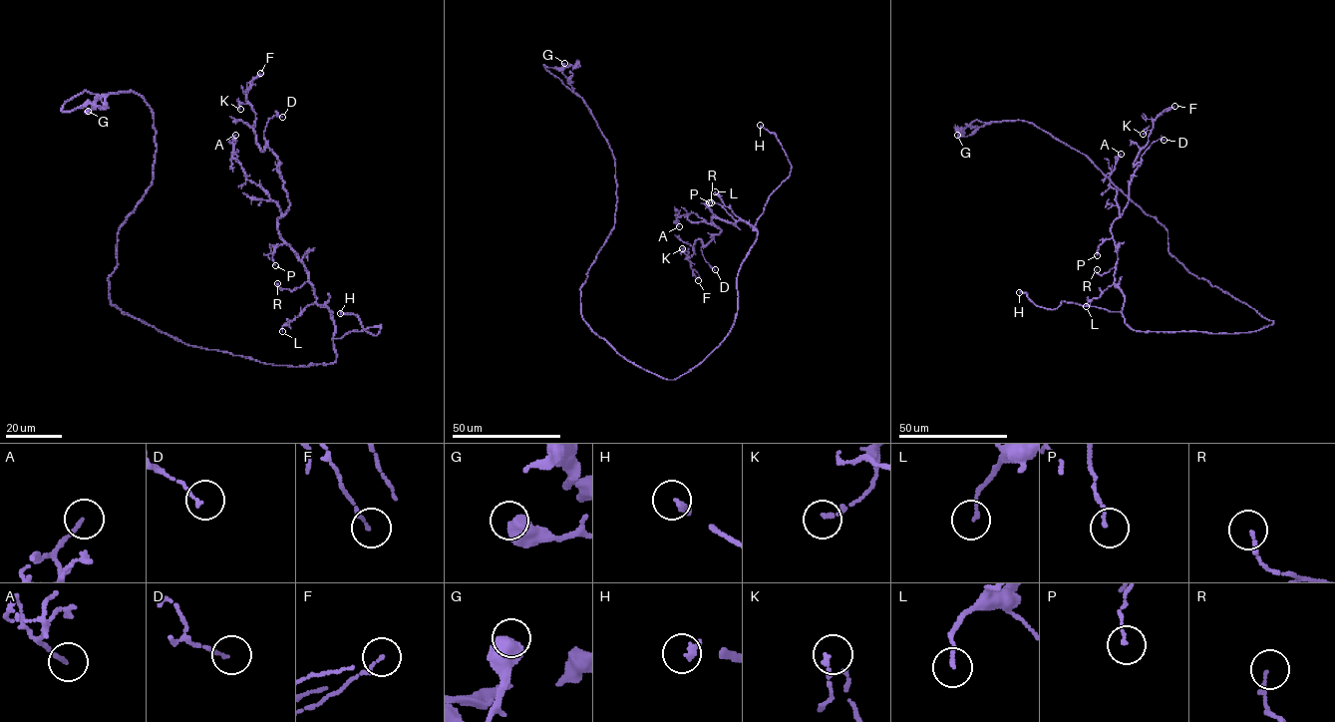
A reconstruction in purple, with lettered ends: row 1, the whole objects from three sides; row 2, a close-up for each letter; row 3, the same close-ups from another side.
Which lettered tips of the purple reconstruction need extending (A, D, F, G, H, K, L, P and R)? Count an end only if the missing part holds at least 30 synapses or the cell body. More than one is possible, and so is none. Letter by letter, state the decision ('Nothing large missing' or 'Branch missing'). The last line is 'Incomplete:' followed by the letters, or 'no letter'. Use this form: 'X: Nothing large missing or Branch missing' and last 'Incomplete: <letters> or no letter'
A: Nothing large missing
D: Nothing large missing
F: Nothing large missing
G: Nothing large missing
H: Branch missing
K: Nothing large missing
L: Nothing large missing
P: Nothing large missing
R: Nothing large missing
Incomplete: H

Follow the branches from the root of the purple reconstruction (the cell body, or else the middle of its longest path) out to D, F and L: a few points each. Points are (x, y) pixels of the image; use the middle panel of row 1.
D: (648, 371), (674, 380), (727, 335), (755, 227), (712, 216), (720, 232), (701, 249), (715, 269)
F: (648, 371), (674, 380), (722, 341), (756, 228), (712, 216), (720, 233), (697, 239), (687, 258), (698, 280)
L: (648, 371), (671, 380), (687, 373), (719, 345), (735, 321), (737, 275), (757, 231), (715, 191)

